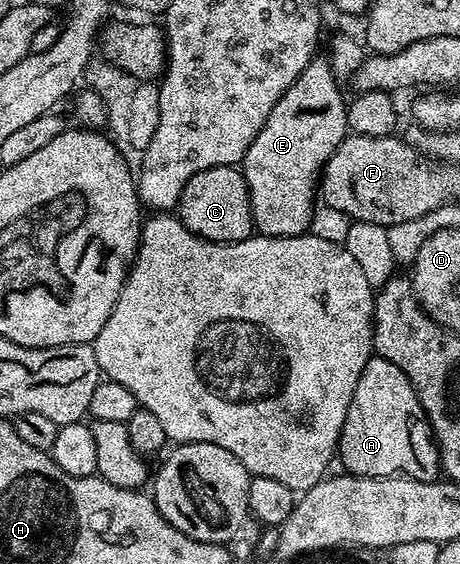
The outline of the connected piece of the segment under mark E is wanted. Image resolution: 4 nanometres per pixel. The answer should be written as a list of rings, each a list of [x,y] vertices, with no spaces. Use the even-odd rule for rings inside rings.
[[[328,56],[314,57],[307,67],[287,87],[285,94],[271,107],[271,115],[267,115],[267,123],[255,135],[255,143],[247,147],[247,155],[241,160],[240,170],[245,177],[251,199],[251,215],[253,228],[262,237],[299,237],[310,232],[309,224],[313,221],[313,200],[319,197],[321,170],[325,161],[343,143],[350,132],[348,123],[347,101],[341,98],[341,89],[337,86],[335,66]]]

